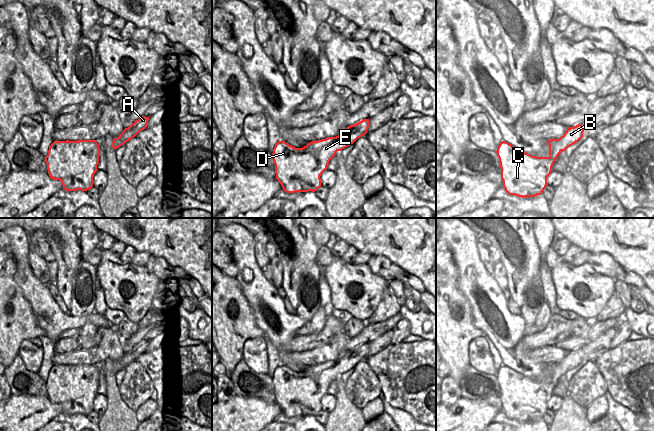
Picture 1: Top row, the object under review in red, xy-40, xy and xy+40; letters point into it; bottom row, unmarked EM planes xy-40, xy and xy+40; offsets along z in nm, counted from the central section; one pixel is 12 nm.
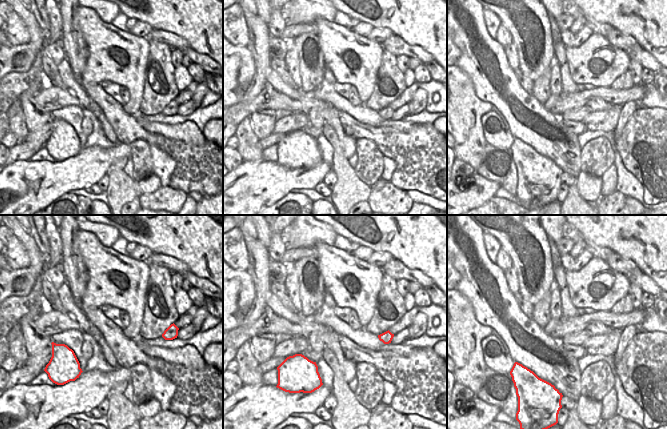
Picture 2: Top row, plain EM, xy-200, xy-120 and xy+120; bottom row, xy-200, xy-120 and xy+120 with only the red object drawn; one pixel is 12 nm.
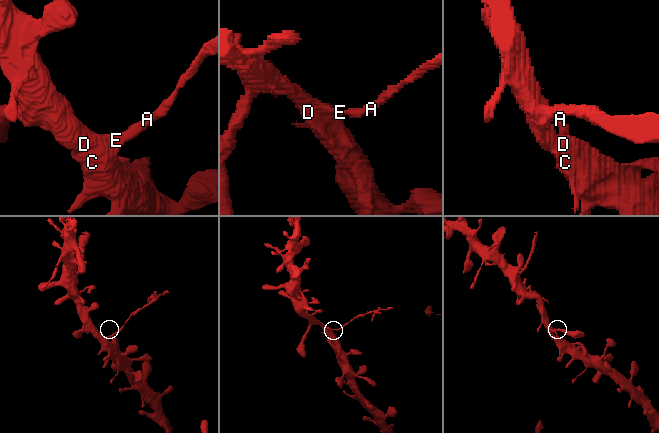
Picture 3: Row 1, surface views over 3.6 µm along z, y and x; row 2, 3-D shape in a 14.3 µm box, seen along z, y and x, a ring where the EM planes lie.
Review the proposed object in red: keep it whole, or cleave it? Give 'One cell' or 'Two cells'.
Two cells.

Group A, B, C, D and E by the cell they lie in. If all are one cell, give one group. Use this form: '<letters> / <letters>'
A B / C D E

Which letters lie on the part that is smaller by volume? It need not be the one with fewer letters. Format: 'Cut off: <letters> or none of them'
Cut off: A, B

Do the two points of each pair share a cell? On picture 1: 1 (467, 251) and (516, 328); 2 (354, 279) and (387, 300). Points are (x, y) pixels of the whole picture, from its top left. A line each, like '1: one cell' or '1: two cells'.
1: one cell
2: two cells

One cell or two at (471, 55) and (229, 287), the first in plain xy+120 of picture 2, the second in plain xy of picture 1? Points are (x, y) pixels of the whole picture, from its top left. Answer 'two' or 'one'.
two

